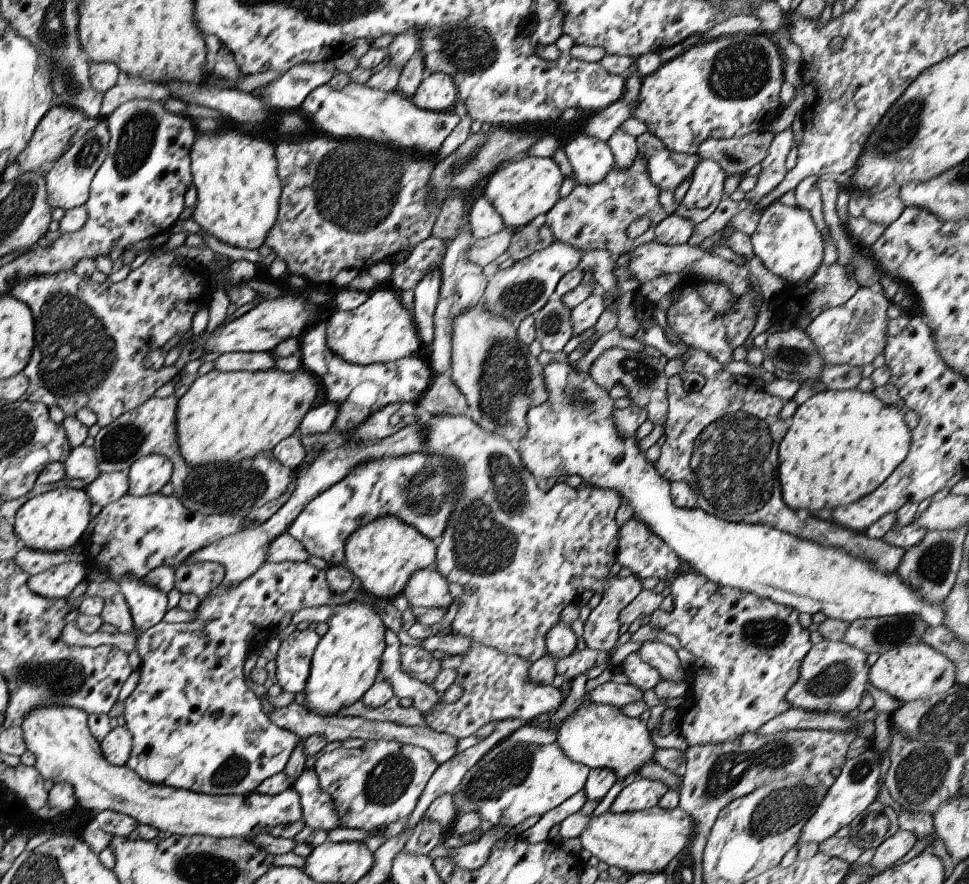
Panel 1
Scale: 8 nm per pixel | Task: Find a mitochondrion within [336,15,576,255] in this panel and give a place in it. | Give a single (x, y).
(470, 49)

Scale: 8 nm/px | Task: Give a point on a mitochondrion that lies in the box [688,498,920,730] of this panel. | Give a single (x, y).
(833, 679)

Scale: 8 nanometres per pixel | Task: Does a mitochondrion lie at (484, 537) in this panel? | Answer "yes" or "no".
yes

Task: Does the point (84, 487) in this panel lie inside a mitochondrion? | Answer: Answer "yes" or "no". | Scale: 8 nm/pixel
no

